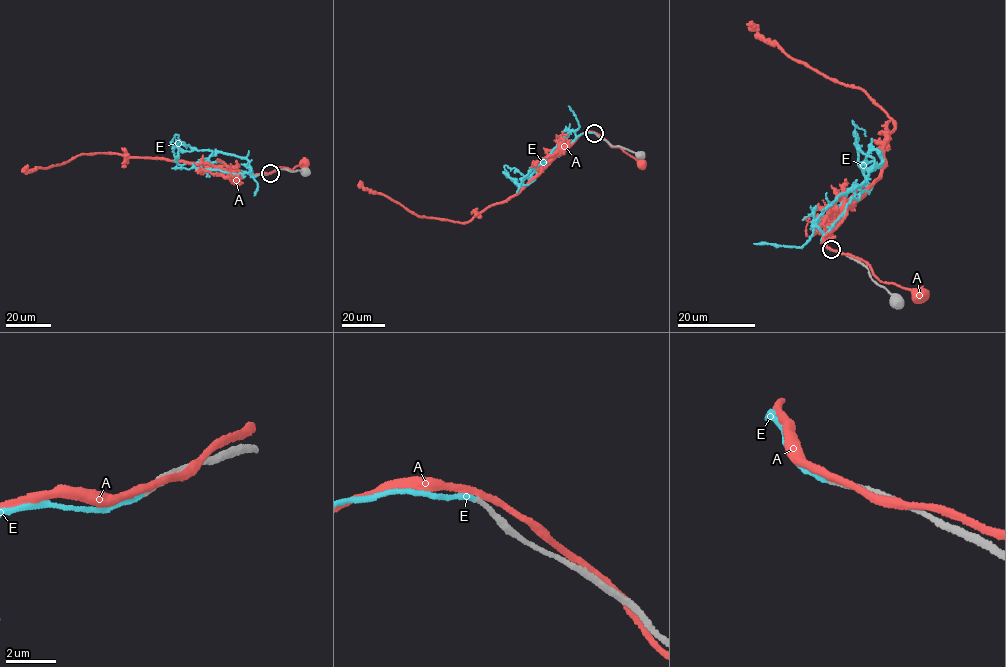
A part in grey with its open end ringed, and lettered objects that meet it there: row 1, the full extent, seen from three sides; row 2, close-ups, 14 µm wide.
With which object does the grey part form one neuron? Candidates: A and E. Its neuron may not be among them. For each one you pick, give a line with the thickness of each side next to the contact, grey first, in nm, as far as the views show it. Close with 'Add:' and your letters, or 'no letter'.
E: Thickness 200 nm (grey) against 200 nm
Add: E

